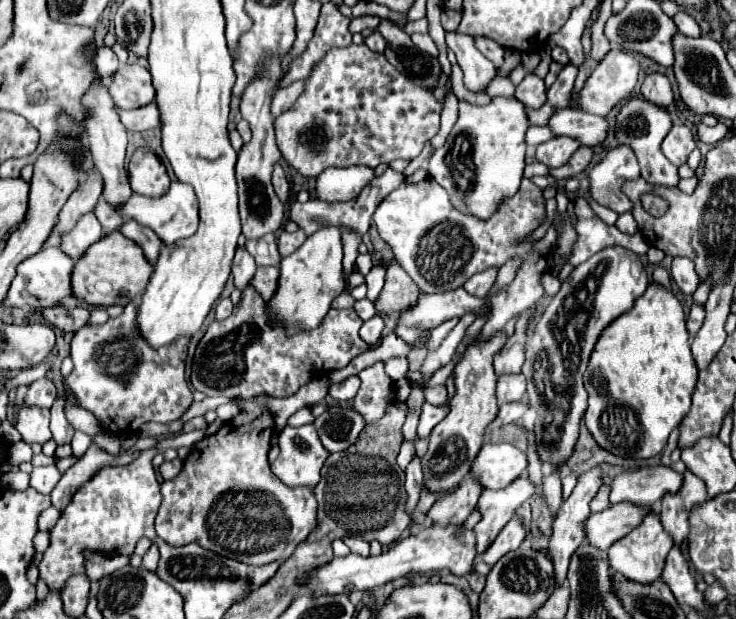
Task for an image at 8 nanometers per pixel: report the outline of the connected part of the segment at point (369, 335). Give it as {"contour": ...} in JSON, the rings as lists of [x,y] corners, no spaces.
{"contour":[[[379,315],[371,317],[371,319],[365,321],[363,327],[361,327],[361,339],[367,341],[369,345],[377,343],[377,341],[381,339],[381,331],[383,331],[383,327],[385,327],[385,323],[383,323],[383,319],[381,319]]]}

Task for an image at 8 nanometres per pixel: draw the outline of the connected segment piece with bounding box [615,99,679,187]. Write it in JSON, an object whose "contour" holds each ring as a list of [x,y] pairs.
{"contour":[[[643,99],[625,101],[625,105],[621,107],[621,111],[617,115],[615,137],[617,137],[619,143],[633,147],[637,161],[639,161],[639,167],[641,167],[641,177],[651,185],[677,187],[677,183],[679,183],[677,167],[671,165],[667,161],[667,157],[663,157],[663,151],[661,151],[661,141],[669,133],[671,125],[673,125],[673,121],[671,121],[671,117],[667,115],[665,109],[659,109],[659,107],[655,107],[655,105],[651,105],[649,101],[643,101]]]}

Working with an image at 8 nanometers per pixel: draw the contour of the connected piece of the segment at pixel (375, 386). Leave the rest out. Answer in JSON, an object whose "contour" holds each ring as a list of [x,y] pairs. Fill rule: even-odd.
{"contour":[[[375,363],[359,373],[361,389],[353,399],[353,409],[359,411],[367,423],[373,423],[383,417],[385,407],[389,405],[391,379],[383,371],[383,363]]]}

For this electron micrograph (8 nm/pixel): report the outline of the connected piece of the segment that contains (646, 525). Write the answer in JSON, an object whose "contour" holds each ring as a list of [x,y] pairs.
{"contour":[[[651,511],[637,529],[633,529],[627,537],[623,537],[615,545],[611,545],[609,563],[615,573],[621,573],[629,581],[637,581],[637,583],[661,581],[663,569],[665,569],[665,557],[671,547],[673,547],[671,537],[667,537],[667,533],[663,531],[663,527],[659,523],[659,517]]]}

